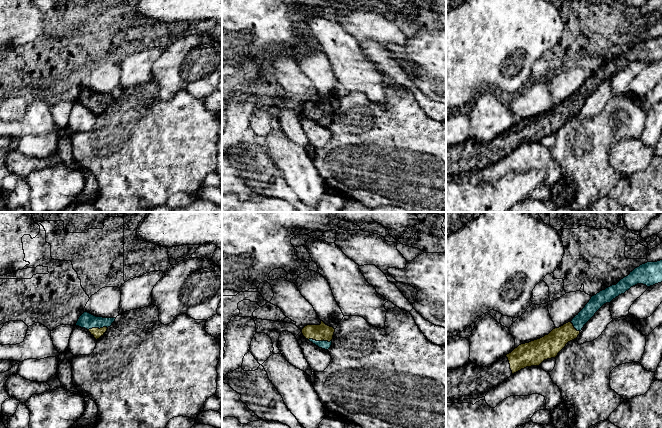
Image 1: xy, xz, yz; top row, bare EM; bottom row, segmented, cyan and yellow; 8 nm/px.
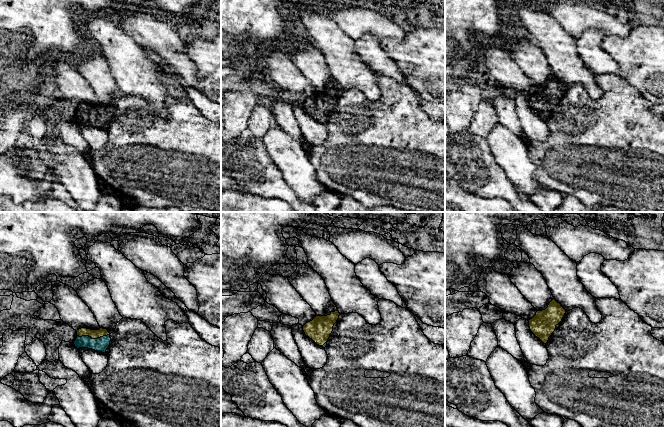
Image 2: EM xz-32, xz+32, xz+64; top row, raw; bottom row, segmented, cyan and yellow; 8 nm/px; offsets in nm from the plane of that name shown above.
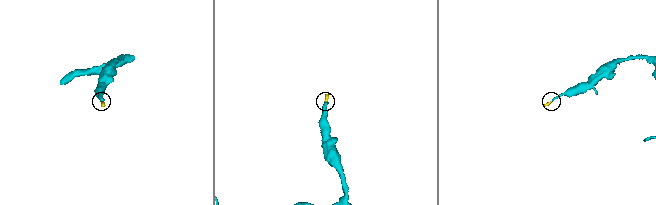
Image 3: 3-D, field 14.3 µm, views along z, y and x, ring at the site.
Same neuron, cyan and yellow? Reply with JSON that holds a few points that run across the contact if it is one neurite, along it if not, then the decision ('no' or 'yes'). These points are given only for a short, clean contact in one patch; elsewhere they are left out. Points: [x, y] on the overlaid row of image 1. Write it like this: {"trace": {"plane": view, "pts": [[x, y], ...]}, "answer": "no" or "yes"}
{"trace": {"plane": "xz", "pts": [[326, 345], [320, 341], [321, 332]]}, "answer": "yes"}

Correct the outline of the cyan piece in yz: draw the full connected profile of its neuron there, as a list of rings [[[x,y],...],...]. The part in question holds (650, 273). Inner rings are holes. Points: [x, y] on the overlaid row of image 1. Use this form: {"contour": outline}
{"contour": [[[662,260],[642,264],[616,285],[592,296],[571,322],[553,329],[540,339],[519,345],[492,366],[483,367],[468,362],[457,370],[446,370],[446,403],[485,397],[490,388],[501,384],[521,369],[539,366],[544,360],[556,358],[568,342],[578,337],[584,325],[604,304],[637,284],[650,287],[661,282]]]}

